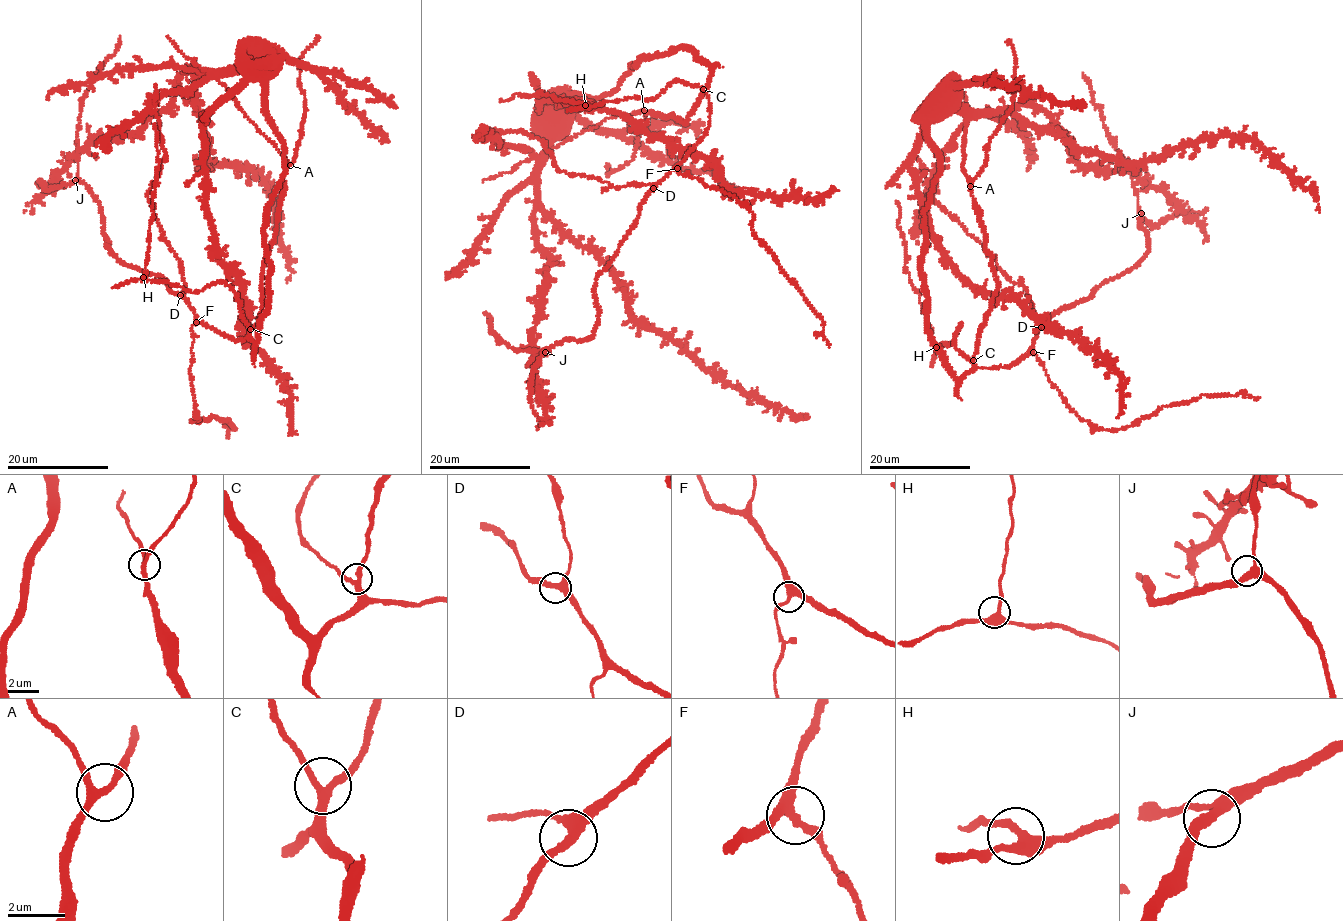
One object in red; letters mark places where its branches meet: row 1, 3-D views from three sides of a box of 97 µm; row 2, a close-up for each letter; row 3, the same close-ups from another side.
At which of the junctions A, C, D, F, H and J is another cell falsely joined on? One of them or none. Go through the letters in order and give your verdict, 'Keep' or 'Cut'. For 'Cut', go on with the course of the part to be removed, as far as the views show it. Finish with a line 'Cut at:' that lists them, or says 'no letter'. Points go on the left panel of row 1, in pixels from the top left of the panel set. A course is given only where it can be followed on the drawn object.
A: Keep
C: Keep
D: Keep
F: Keep
H: Keep
J: Keep
Cut at: no letter

